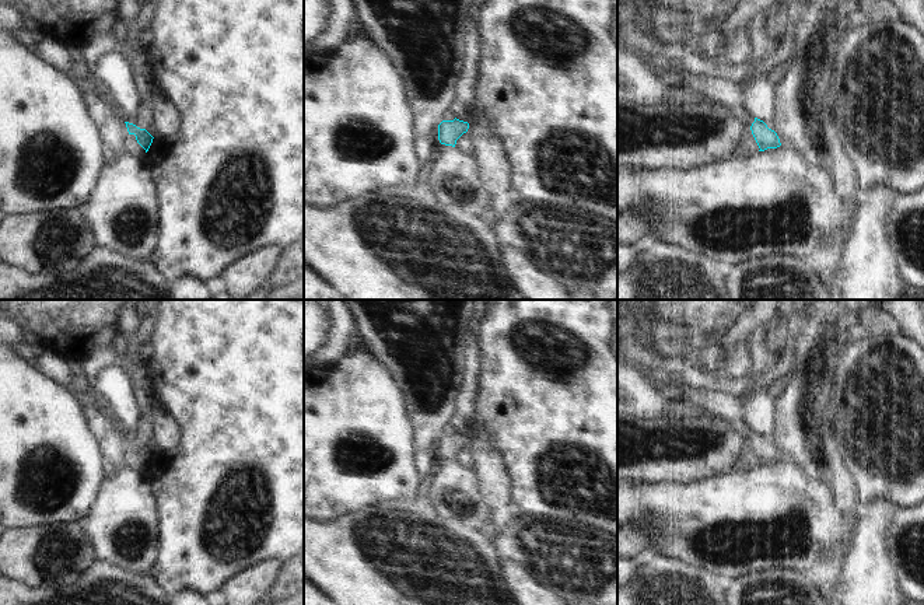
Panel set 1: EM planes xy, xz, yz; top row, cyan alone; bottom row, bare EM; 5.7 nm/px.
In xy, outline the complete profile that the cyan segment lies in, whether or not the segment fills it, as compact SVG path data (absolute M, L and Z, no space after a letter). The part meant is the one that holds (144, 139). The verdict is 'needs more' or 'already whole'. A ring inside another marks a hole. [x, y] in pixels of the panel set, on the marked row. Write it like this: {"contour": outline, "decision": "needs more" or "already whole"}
{"contour": "M125 122L129 134L134 134L137 143L146 150L146 153L148 151L151 143L153 143L153 136L146 130L146 129L140 129L133 123Z", "decision": "already whole"}

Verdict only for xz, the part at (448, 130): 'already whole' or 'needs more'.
already whole

